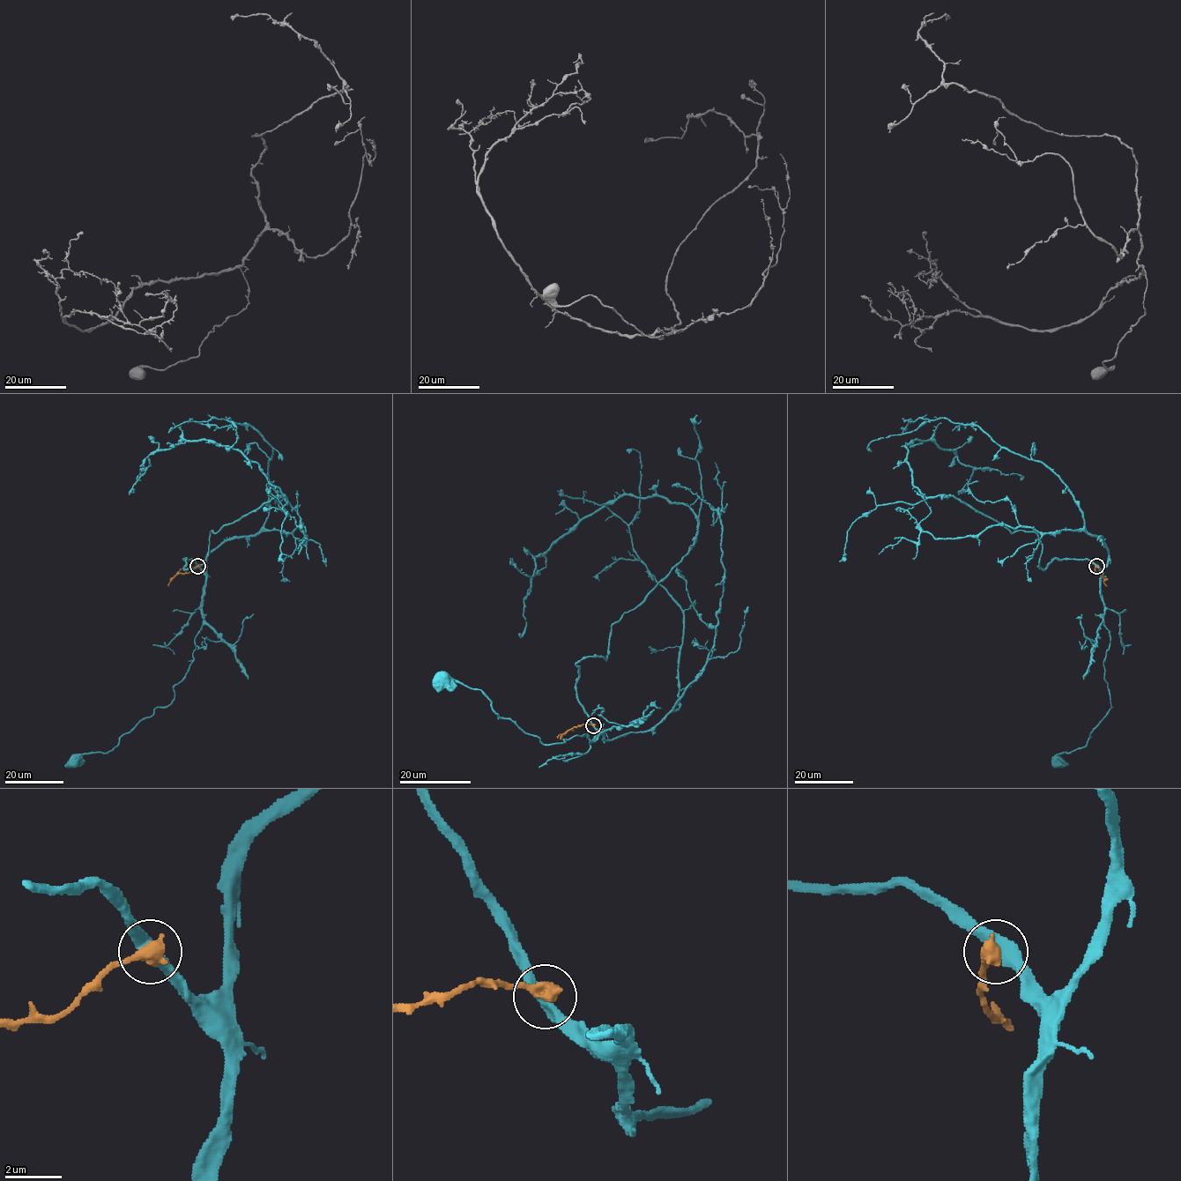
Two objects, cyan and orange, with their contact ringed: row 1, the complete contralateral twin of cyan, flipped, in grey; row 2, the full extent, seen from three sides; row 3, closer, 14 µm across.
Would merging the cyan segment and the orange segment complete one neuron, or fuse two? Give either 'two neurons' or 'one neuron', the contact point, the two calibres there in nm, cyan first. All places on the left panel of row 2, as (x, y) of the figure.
two neurons | (197, 566) | 360/500 nm

